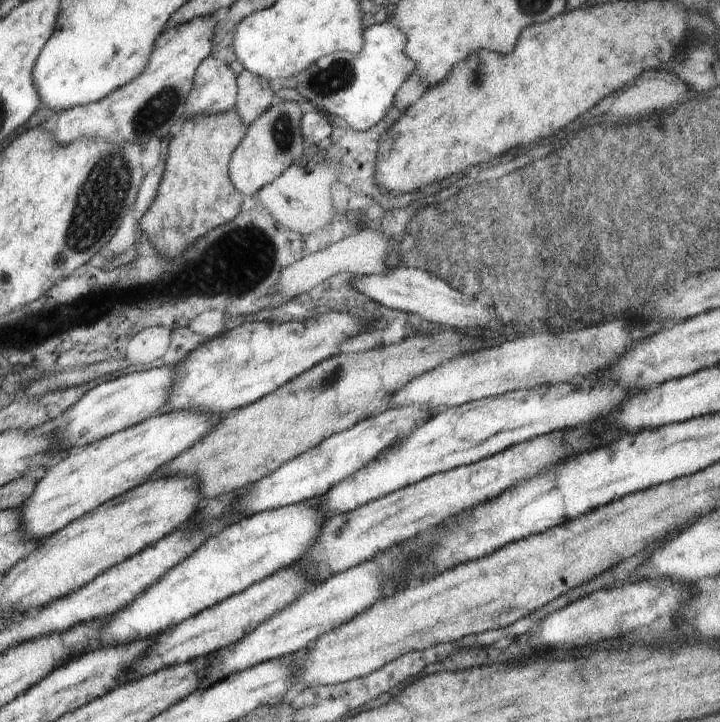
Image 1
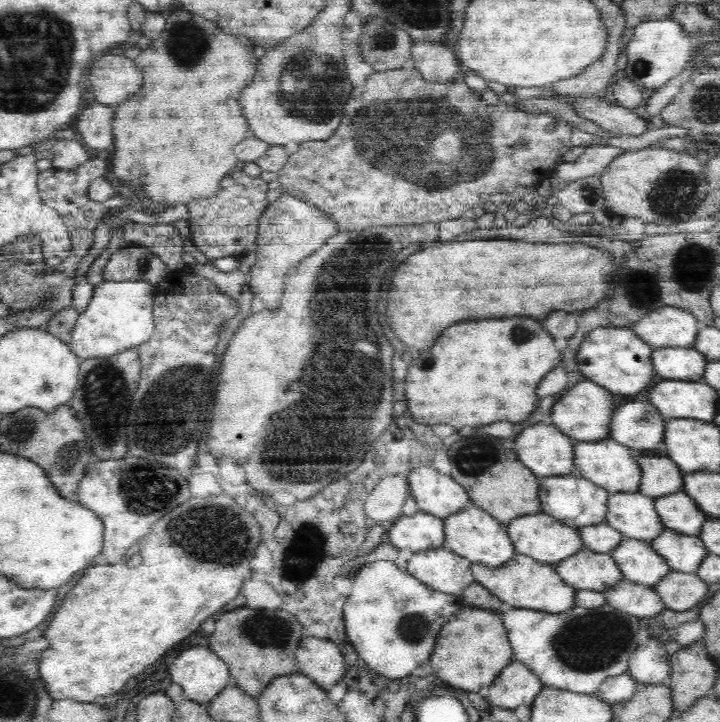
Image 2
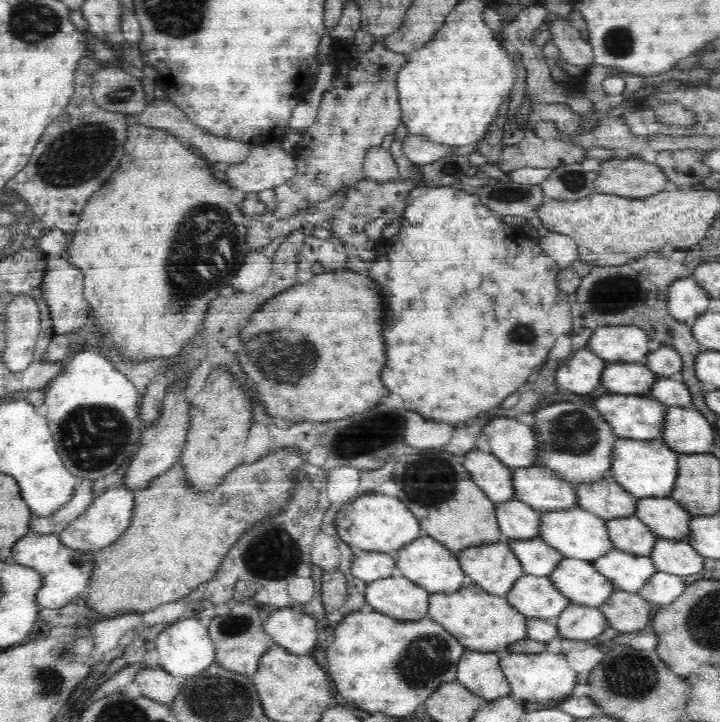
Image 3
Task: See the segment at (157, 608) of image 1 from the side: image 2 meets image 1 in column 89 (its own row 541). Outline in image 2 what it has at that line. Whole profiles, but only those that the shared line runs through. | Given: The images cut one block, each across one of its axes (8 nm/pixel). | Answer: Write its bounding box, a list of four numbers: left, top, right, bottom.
[604,490,664,542]

